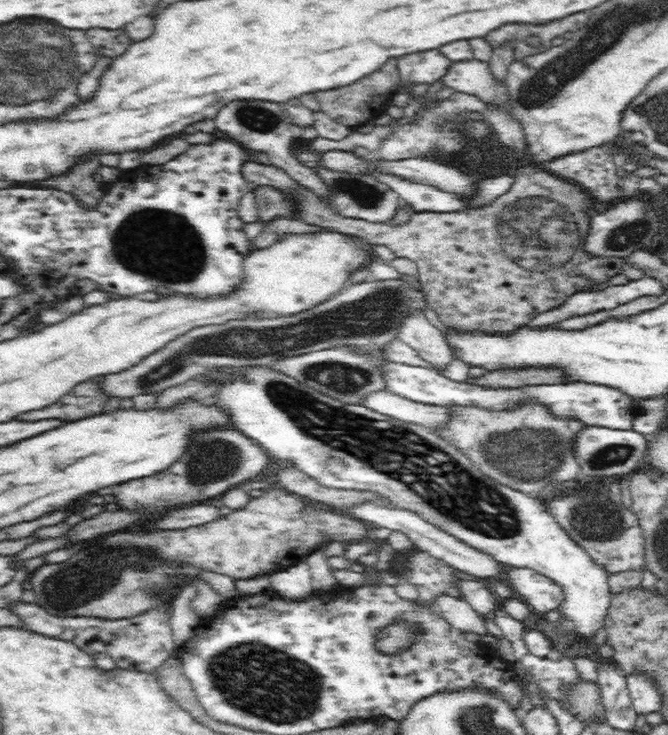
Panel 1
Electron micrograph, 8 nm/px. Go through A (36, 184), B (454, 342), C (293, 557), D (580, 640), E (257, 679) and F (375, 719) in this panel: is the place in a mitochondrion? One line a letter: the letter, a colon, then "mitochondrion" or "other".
A: other
B: other
C: other
D: other
E: mitochondrion
F: other

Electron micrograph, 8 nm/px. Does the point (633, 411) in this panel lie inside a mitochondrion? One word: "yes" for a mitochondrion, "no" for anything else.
yes

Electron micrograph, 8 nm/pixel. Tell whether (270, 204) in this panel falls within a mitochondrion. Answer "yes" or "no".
yes

